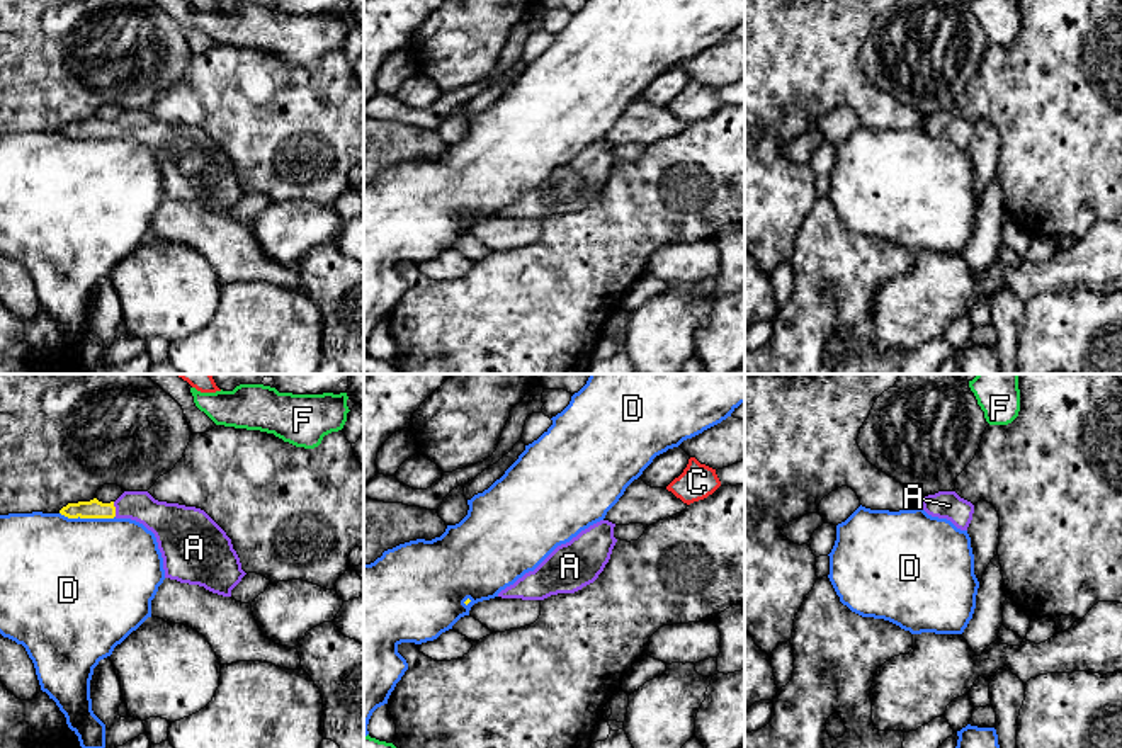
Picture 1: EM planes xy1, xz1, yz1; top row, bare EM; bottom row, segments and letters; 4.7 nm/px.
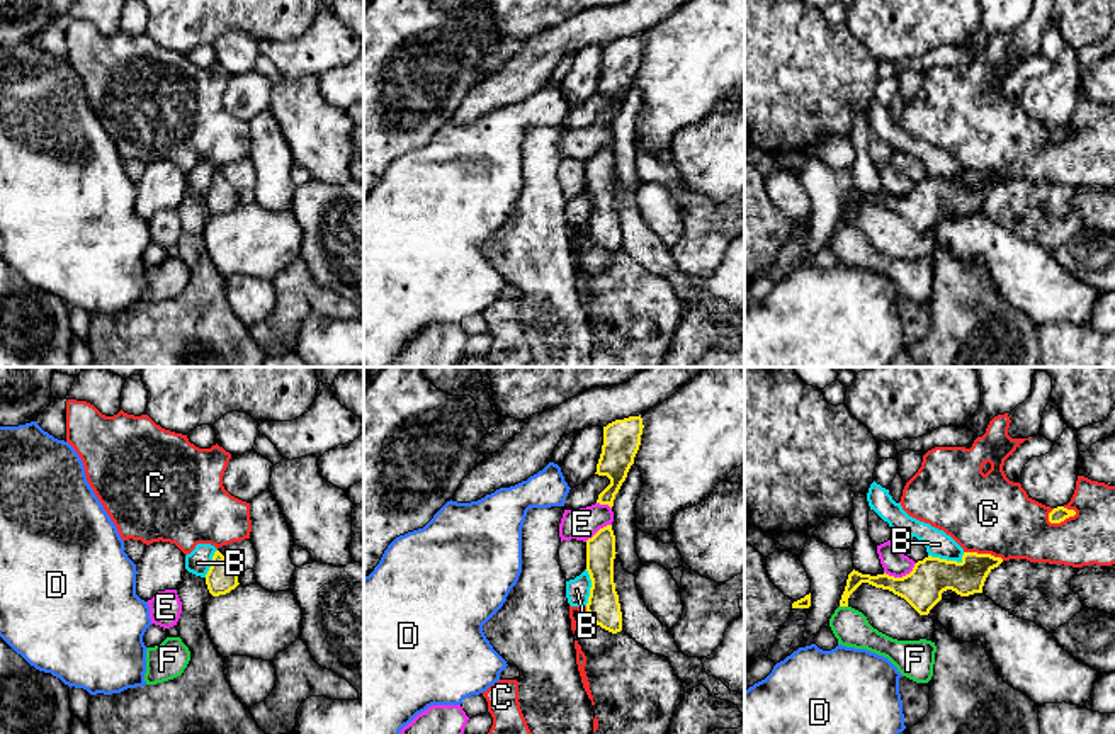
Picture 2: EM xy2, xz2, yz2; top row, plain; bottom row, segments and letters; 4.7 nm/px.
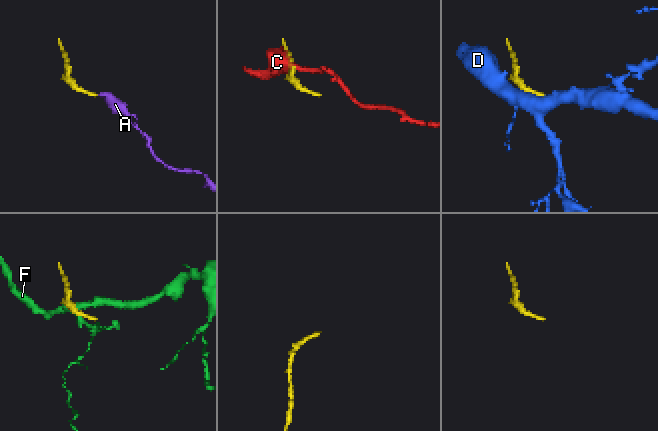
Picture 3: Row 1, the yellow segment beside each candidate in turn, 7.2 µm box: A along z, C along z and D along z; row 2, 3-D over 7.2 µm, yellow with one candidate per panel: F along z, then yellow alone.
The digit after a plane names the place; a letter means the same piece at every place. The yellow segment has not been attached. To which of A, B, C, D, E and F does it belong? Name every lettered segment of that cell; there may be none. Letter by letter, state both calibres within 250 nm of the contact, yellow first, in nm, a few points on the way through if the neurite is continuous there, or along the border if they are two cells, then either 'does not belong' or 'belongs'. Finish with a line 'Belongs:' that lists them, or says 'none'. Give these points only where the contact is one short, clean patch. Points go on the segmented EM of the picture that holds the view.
A: calibres 90 and 170 nm; way xy1 (94, 509), (114, 509), (145, 509), (165, 521); belongs
B: calibres 190 and 120 nm; border yz2 (964, 553), (959, 561), (947, 561), (928, 554); does not belong
C: calibres 70 and 320 nm; does not belong
D: calibres 90 and 500 nm; does not belong
E: calibres 190 and 120 nm; border yz2 (916, 563), (901, 576), (884, 573); does not belong
F: calibres 70 and 170 nm; does not belong
Belongs: A

